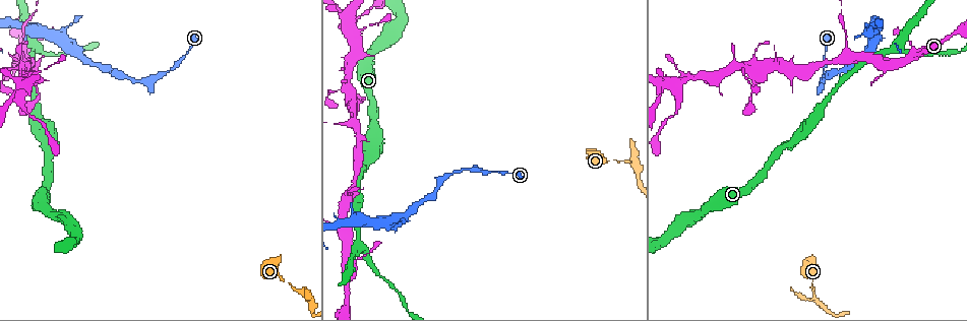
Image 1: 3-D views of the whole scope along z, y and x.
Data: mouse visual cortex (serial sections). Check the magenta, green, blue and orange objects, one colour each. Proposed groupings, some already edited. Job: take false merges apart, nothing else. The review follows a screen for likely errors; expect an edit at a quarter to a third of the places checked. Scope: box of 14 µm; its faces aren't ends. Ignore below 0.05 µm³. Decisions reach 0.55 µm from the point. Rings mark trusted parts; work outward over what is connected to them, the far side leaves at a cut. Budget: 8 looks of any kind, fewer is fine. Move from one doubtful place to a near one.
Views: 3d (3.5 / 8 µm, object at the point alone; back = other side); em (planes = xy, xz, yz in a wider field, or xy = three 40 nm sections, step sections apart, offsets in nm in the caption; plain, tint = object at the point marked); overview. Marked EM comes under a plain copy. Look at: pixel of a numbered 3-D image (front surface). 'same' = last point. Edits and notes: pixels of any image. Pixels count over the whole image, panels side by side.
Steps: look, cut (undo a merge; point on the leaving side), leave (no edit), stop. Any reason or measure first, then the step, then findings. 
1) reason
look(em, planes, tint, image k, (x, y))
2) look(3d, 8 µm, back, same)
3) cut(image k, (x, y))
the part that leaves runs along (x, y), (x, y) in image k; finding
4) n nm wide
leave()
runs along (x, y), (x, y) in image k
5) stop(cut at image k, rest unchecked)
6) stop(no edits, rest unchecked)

arms part here
look(3d, 3.5 µm, image 1, (346, 236))

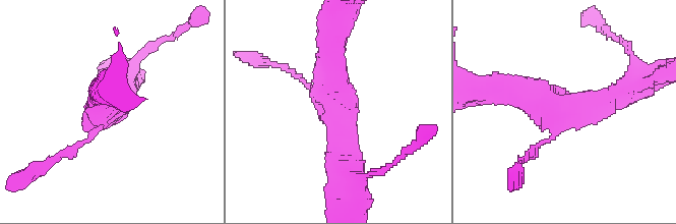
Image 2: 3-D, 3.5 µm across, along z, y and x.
3 arms; arms of 100, 350, 400 nm; now the EM
look(em, xy, step 5, tint, image 2, (335, 109))

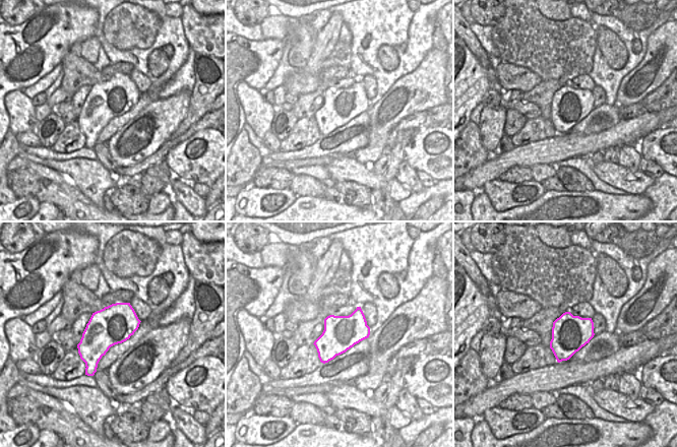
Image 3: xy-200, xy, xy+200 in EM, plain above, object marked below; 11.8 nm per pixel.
leave()
runs along (348, 166), (335, 117), (332, 44) in image 2; all the same cell

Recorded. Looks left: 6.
a fork
look(3d, 3.5 µm, image 1, (346, 89))

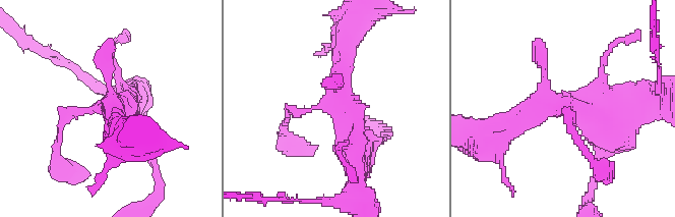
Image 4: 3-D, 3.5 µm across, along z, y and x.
look(em, xy, step 5, tint, image 4, (341, 100))

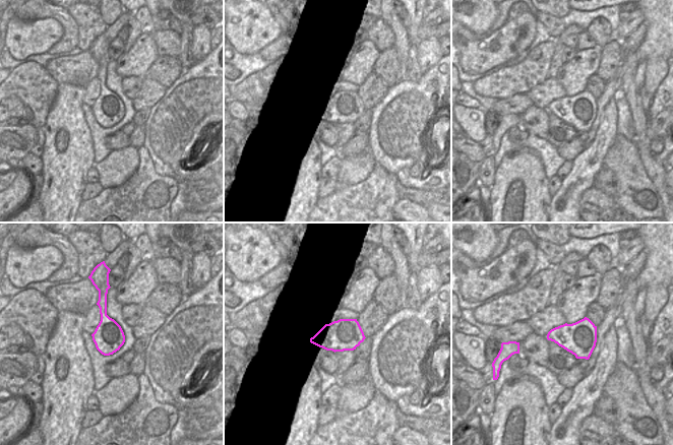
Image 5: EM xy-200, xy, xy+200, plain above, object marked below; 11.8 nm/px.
leave()
runs along (617, 123), (544, 105), (499, 133) in image 4; all the same cell

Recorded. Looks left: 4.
a narrow waist
look(3d, 3.5 µm, back, image 1, (134, 80))

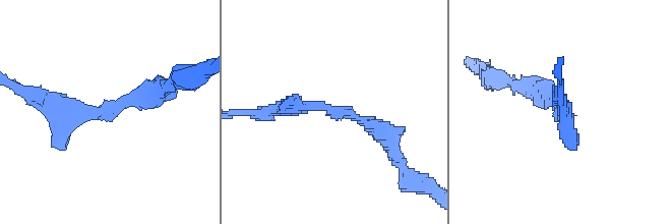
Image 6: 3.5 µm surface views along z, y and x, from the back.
arms of 250, 250 nm
look(em, xy, step 1, tint, image 6, (107, 116))

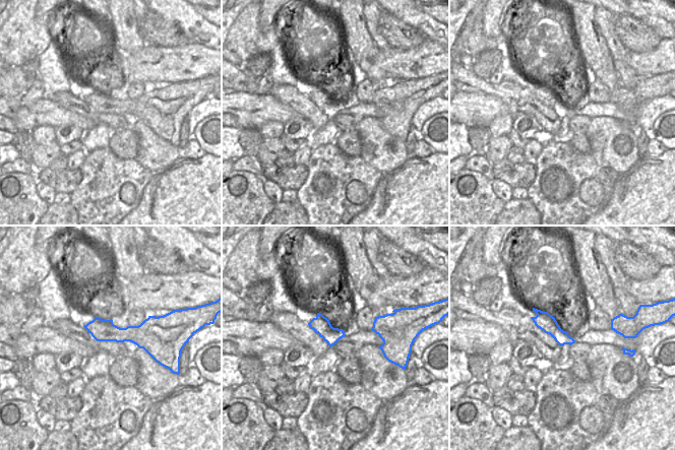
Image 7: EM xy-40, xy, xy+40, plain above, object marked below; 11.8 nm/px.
leave()
runs along (88, 326), (113, 333), (151, 333) in image 7; continuous, no second cell

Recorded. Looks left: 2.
stop(no edits, rest unchecked)

